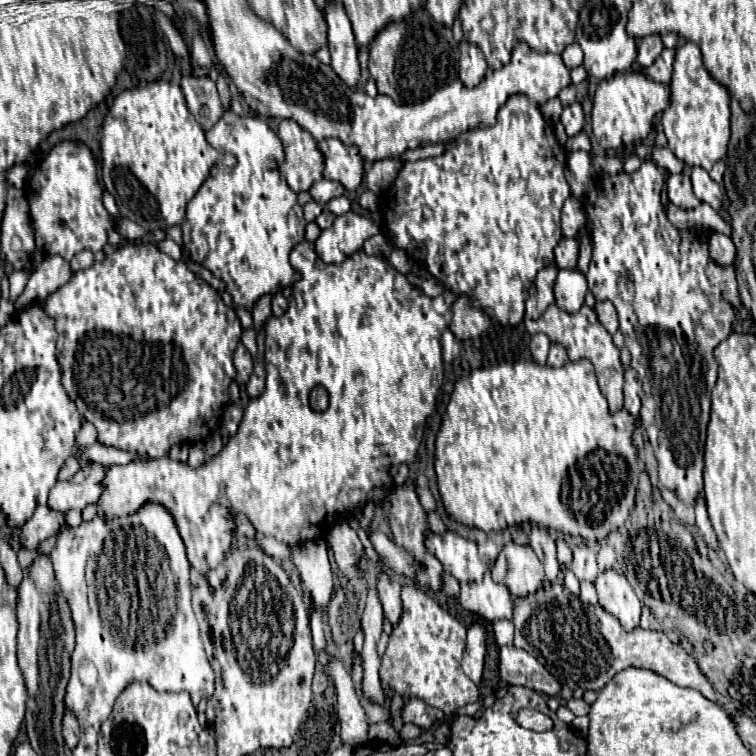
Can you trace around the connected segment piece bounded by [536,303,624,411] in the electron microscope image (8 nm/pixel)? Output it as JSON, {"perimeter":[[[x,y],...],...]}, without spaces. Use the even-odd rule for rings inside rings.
{"perimeter":[[[550,305],[544,315],[536,321],[536,327],[540,333],[546,333],[550,337],[550,341],[556,341],[556,343],[562,343],[568,351],[568,357],[570,361],[576,361],[576,359],[590,359],[594,369],[596,369],[596,377],[598,377],[598,385],[600,385],[600,391],[604,393],[604,397],[608,399],[610,403],[610,411],[618,411],[622,407],[622,385],[624,385],[624,367],[620,363],[620,357],[618,357],[618,347],[612,343],[612,337],[610,333],[600,325],[594,309],[582,305],[582,309],[578,313],[566,313],[562,309],[558,309],[558,305]]]}

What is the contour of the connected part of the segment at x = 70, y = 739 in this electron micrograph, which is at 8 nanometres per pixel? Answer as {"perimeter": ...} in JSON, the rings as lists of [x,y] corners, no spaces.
{"perimeter":[[[72,713],[64,715],[64,723],[62,723],[62,733],[64,733],[64,741],[70,749],[74,749],[78,745],[78,737],[80,737],[80,727],[78,721]]]}

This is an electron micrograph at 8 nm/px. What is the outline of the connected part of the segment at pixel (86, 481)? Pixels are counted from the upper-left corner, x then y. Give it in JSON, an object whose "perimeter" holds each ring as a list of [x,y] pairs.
{"perimeter":[[[100,463],[84,465],[72,479],[58,481],[52,491],[48,505],[56,511],[84,509],[88,503],[96,503],[104,491],[106,467]]]}

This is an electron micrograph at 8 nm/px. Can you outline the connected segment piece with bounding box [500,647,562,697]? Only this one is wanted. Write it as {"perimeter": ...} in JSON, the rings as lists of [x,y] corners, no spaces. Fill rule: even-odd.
{"perimeter":[[[516,647],[500,649],[500,677],[508,685],[530,687],[538,693],[554,697],[562,691],[562,685],[540,665],[530,653]]]}

